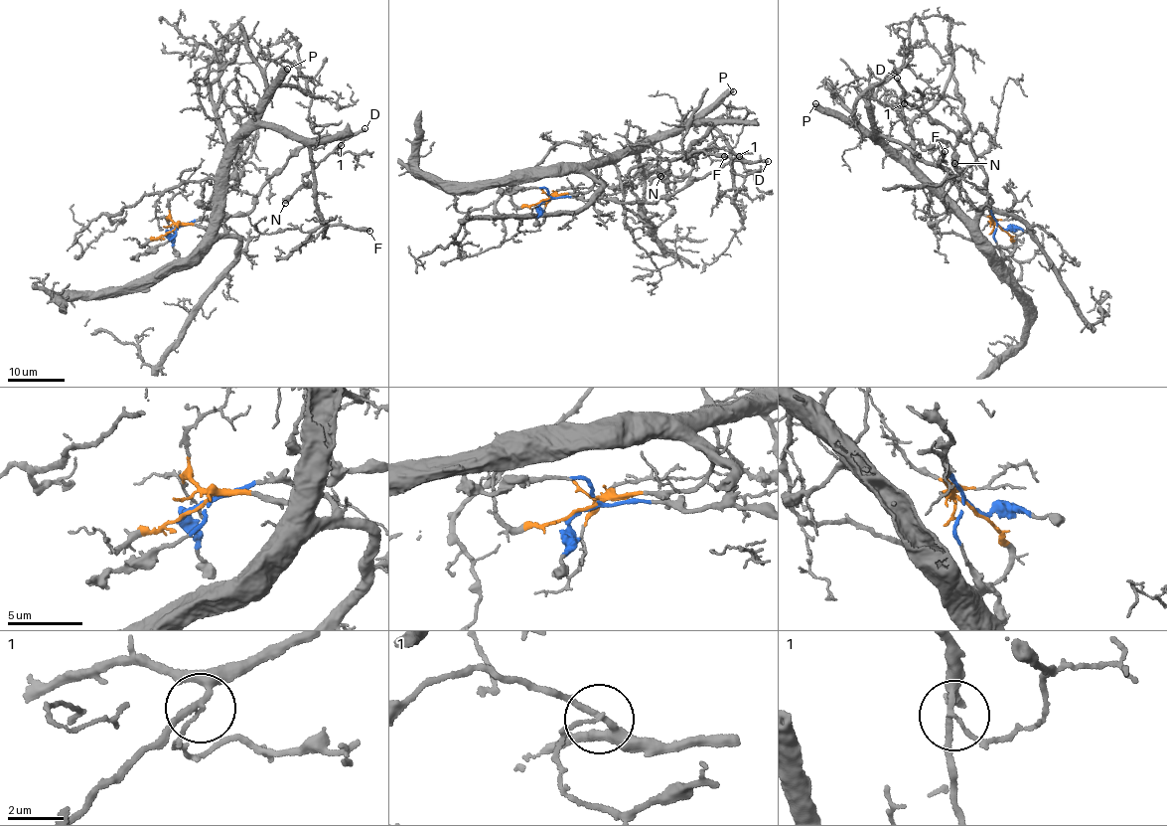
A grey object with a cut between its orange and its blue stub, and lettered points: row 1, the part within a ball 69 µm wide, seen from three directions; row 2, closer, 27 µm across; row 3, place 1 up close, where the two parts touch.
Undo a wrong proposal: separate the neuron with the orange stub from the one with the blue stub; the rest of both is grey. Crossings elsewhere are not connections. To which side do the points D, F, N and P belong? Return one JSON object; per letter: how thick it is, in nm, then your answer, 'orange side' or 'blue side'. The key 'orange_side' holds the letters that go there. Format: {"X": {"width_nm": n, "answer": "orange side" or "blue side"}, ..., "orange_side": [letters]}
{"D": {"width_nm": 360, "answer": "blue side"}, "F": {"width_nm": 440, "answer": "orange side"}, "N": {"width_nm": 380, "answer": "blue side"}, "P": {"width_nm": 550, "answer": "orange side"}, "orange_side": ["F", "P"]}

